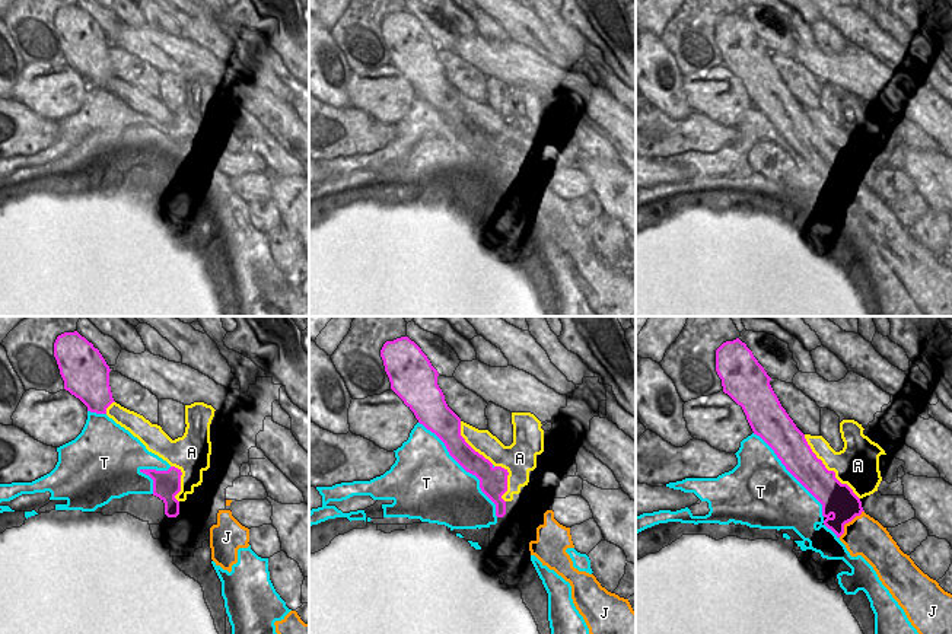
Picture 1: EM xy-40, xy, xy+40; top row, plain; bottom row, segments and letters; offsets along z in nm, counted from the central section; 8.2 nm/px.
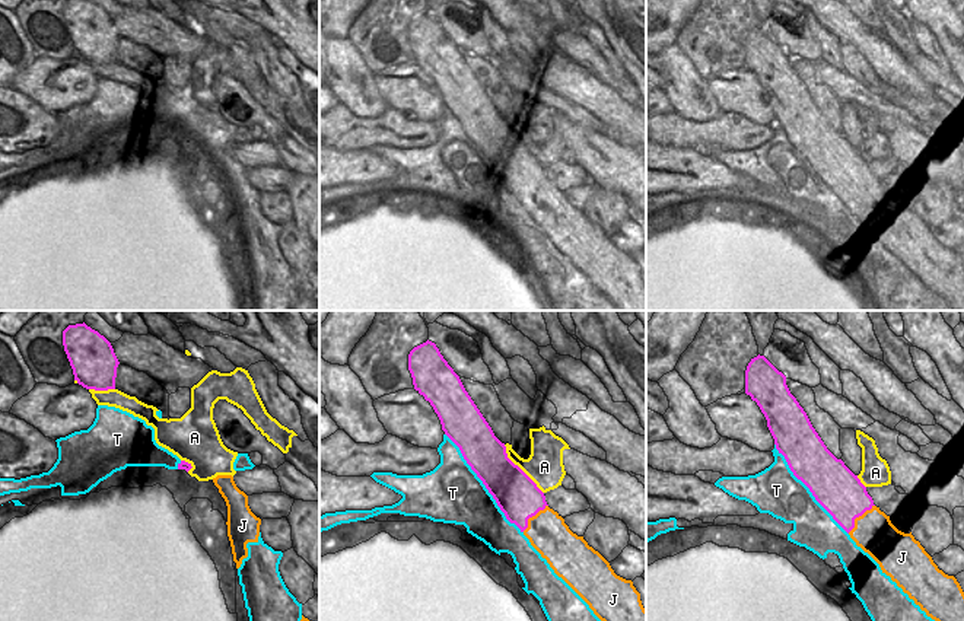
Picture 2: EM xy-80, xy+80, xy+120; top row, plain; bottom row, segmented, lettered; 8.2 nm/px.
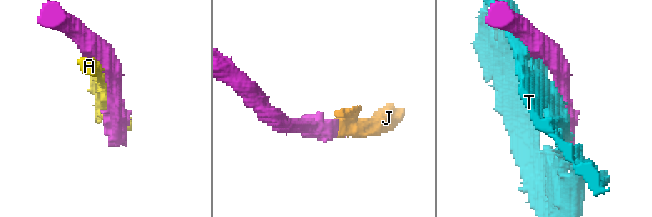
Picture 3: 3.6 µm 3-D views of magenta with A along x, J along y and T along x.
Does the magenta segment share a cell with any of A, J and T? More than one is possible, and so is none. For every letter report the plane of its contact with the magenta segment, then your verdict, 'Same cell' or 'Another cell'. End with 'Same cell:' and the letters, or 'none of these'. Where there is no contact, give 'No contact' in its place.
A: Touches magenta in xy. Another cell
J: Touches magenta in xy+40. Same cell
T: Touches magenta in xy. Another cell
Same cell: J

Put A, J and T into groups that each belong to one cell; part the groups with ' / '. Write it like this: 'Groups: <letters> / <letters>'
Groups: A / J / T

